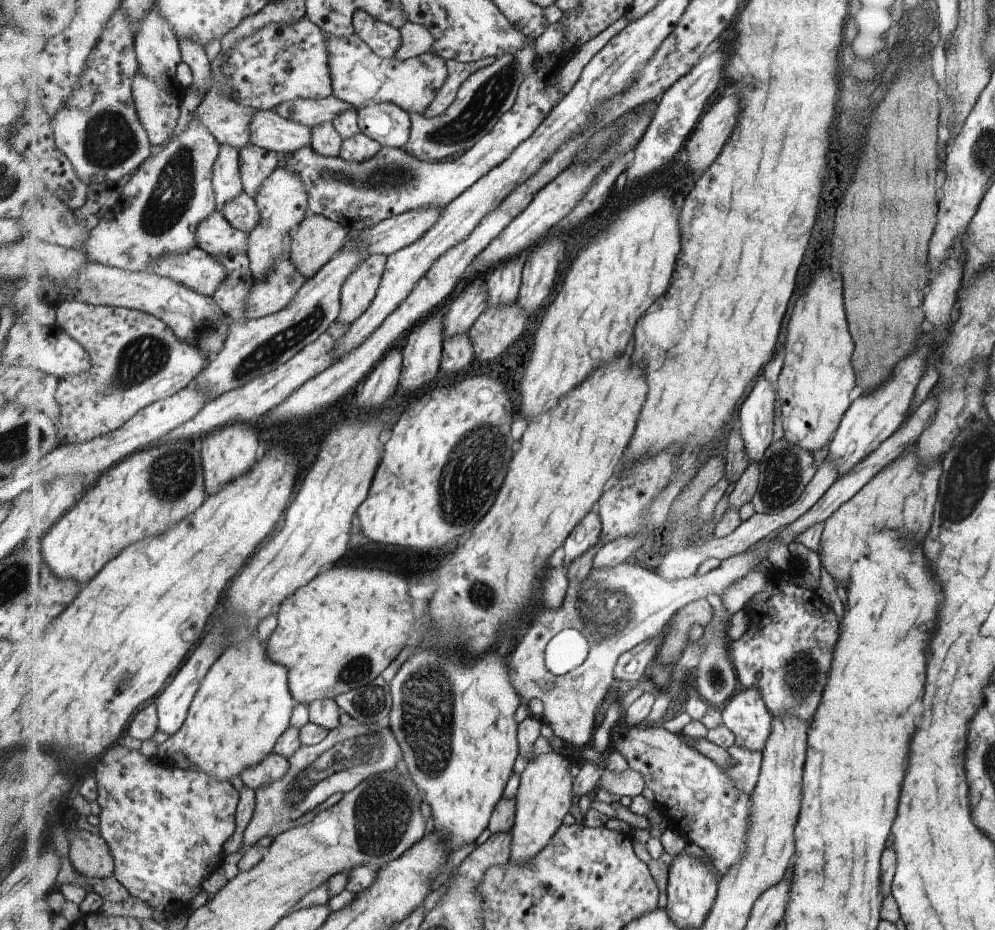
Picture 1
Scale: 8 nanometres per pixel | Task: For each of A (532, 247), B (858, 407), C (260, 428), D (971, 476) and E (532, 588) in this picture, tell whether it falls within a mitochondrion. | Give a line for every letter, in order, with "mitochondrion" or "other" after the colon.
A: other
B: other
C: other
D: mitochondrion
E: other

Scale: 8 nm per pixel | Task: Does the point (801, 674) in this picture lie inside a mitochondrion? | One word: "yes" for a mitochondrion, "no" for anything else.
yes

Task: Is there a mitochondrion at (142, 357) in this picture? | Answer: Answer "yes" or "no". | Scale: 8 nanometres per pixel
yes

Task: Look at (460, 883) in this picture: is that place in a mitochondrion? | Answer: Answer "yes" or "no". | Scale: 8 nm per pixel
no

